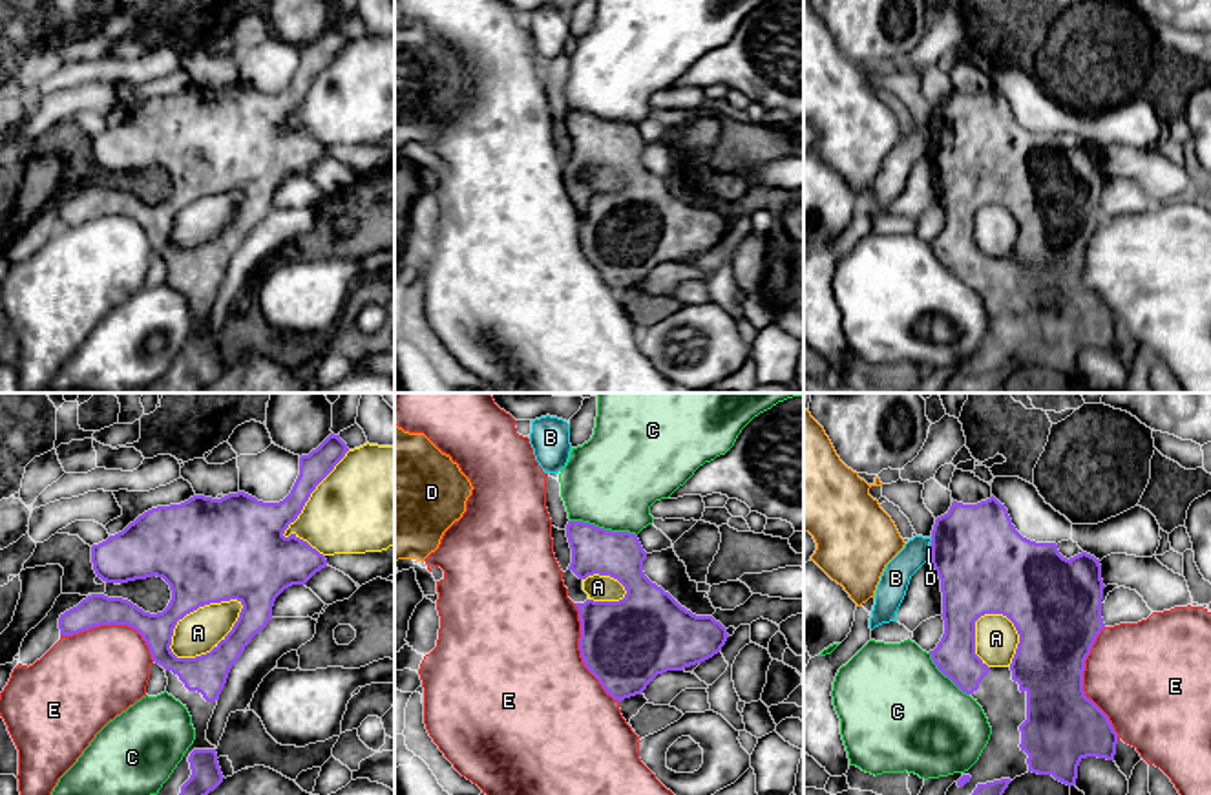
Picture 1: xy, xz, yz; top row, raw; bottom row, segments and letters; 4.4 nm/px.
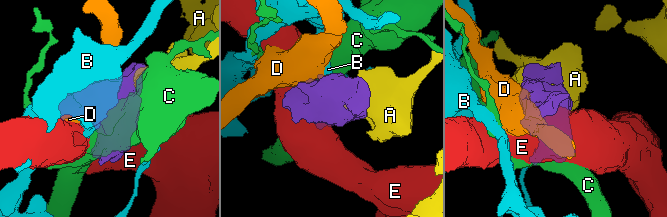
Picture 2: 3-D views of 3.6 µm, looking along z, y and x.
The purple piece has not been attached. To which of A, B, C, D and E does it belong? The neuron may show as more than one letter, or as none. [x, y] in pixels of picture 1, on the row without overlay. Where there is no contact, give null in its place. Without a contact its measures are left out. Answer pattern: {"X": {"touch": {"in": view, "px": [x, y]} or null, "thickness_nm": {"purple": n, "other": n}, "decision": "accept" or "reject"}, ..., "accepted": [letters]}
{"A": {"touch": {"in": "xy", "px": [214, 238]}, "thickness_nm": {"purple": 170, "other": 190}, "decision": "reject"}, "B": {"touch": {"in": "yz", "px": [932, 130]}, "thickness_nm": {"purple": 420, "other": 130}, "decision": "reject"}, "C": {"touch": {"in": "xz", "px": [603, 119]}, "thickness_nm": {"purple": 200, "other": 400}, "decision": "reject"}, "D": {"touch": {"in": "yz", "px": [932, 141]}, "thickness_nm": {"purple": 420, "other": 20}, "decision": "reject"}, "E": {"touch": {"in": "yz", "px": [1082, 273]}, "thickness_nm": {"purple": 340, "other": 440}, "decision": "reject"}, "accepted": []}

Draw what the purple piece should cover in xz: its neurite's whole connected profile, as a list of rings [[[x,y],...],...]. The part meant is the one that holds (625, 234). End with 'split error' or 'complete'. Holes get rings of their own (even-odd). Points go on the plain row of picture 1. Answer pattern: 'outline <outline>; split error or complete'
outline [[[568,111],[566,128],[572,154],[563,172],[579,201],[581,249],[614,291],[641,285],[658,265],[721,241],[729,225],[720,212],[692,205],[645,166],[647,143],[636,124]],[[594,164],[617,170],[625,188],[590,190],[583,172]]]; split error

